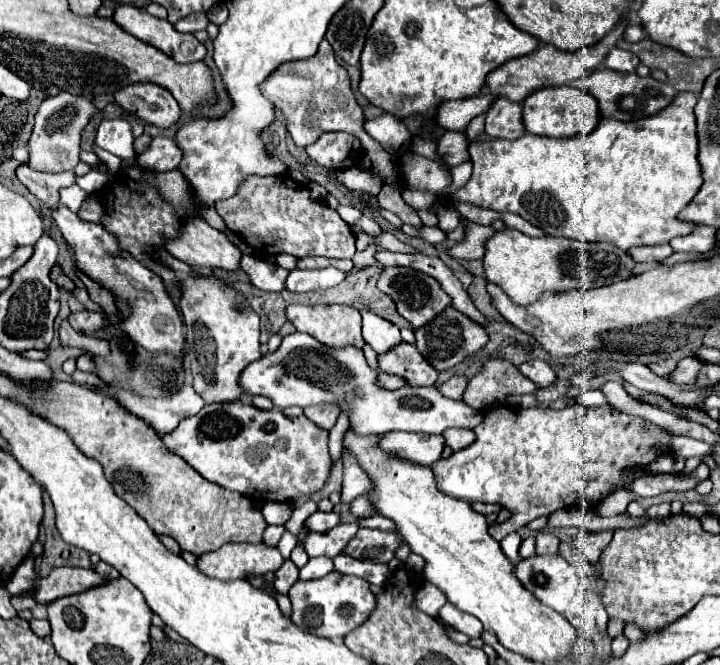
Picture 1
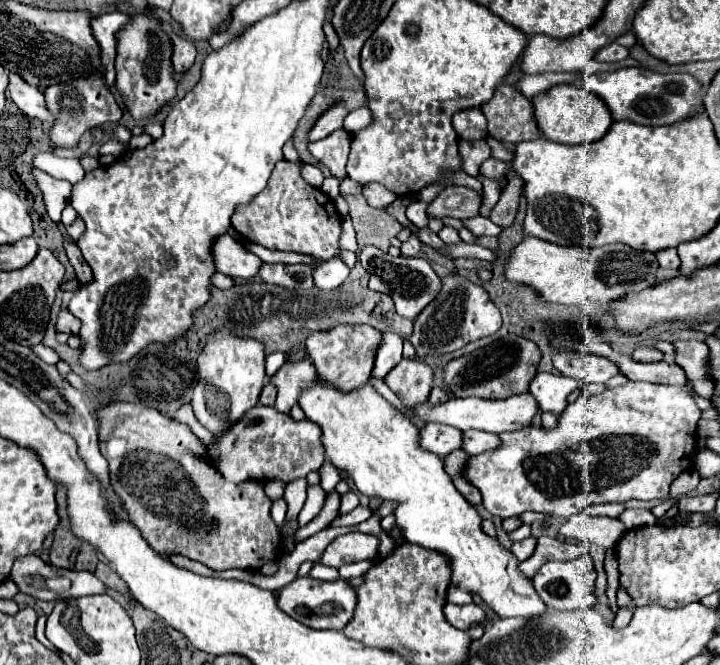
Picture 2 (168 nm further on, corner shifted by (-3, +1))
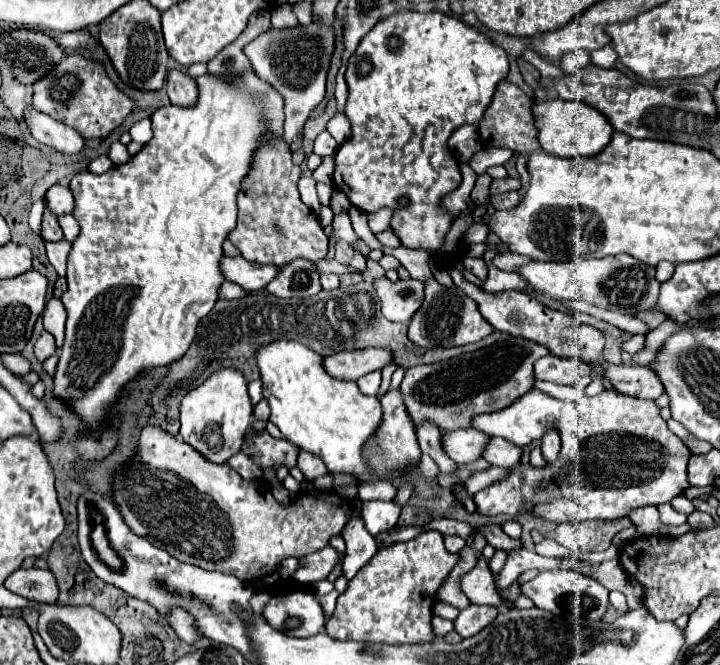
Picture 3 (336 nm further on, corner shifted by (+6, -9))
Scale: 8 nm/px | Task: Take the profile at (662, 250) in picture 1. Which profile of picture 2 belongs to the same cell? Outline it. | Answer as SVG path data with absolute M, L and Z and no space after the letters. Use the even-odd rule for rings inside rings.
M665 249L665 251L659 251L655 255L657 255L657 261L659 261L661 267L679 269L679 255L677 255L675 249Z

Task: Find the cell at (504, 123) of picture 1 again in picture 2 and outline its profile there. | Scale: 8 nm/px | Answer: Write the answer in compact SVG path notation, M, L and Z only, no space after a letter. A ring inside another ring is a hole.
M499 85L493 99L481 107L489 123L489 135L501 143L539 139L531 99L523 97L513 85Z

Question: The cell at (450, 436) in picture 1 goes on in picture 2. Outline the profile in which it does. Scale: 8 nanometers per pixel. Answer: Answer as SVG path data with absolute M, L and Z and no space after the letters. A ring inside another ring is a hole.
M465 431L463 437L463 449L469 455L477 455L477 453L485 453L489 449L497 449L497 445L501 445L501 439L493 433L485 433L485 431Z

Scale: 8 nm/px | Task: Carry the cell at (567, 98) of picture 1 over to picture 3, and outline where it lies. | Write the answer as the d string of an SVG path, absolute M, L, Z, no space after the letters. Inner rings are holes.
M562 99L542 101L532 107L532 115L534 125L538 129L540 147L556 157L592 157L606 147L614 131L608 119L600 115L600 111L580 101L562 101Z

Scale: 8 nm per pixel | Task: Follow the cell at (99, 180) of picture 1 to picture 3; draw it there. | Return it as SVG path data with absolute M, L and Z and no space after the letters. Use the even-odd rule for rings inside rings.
M40 198L32 204L30 214L28 217L28 223L30 228L37 234L41 235L41 223L44 212L44 199Z

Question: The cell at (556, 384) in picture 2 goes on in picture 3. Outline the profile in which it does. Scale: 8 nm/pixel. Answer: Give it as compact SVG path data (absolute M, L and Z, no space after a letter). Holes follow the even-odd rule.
M548 429L542 437L542 455L550 463L550 461L556 461L558 451L560 451L560 435L556 429Z

